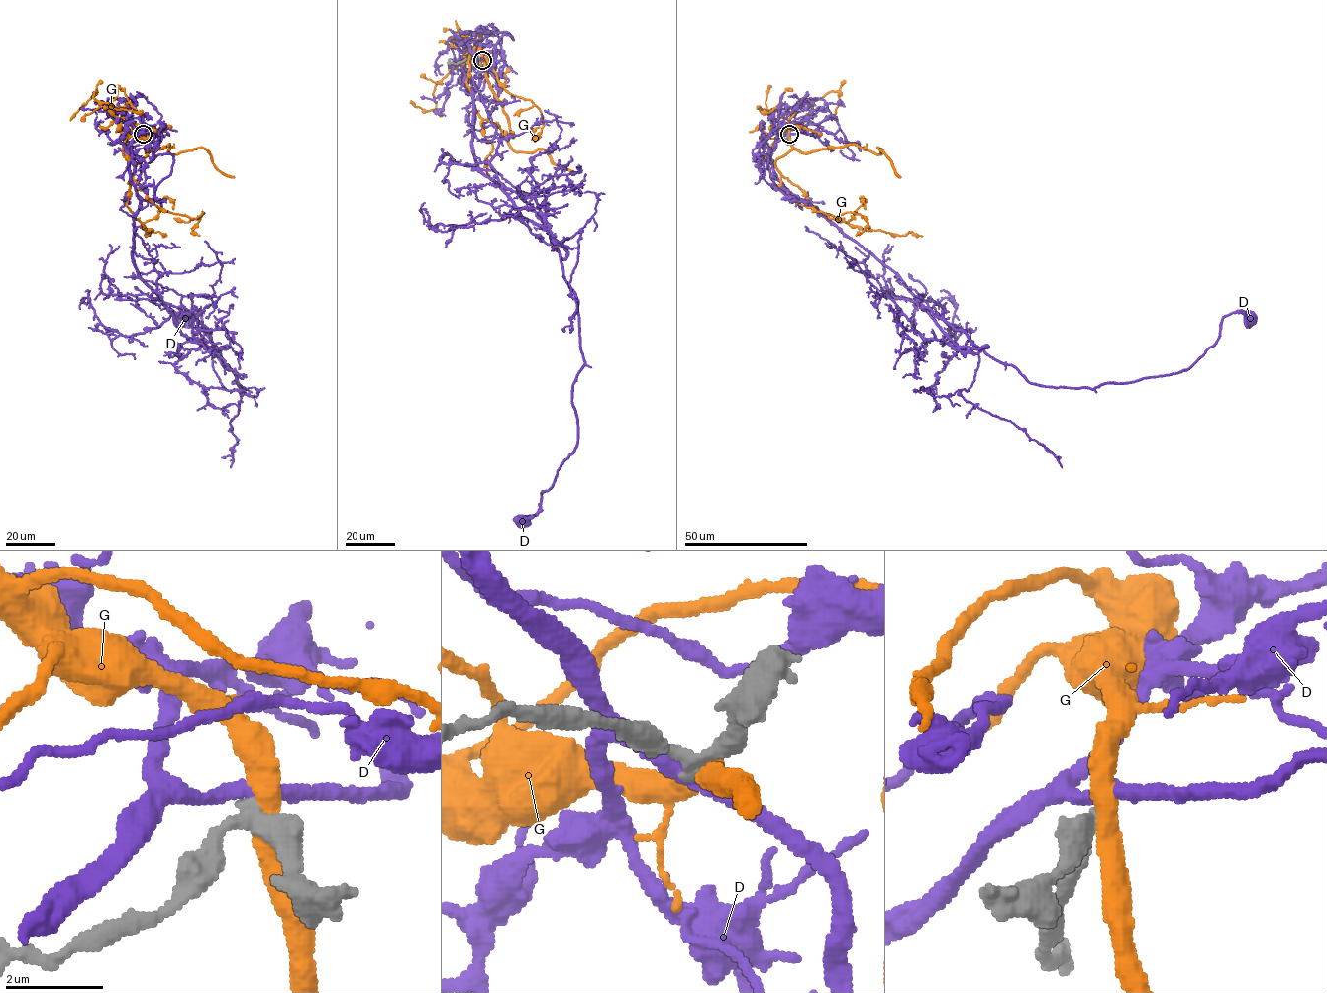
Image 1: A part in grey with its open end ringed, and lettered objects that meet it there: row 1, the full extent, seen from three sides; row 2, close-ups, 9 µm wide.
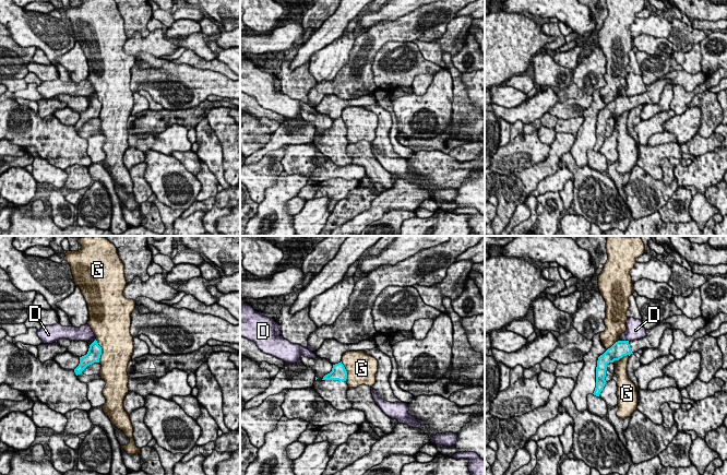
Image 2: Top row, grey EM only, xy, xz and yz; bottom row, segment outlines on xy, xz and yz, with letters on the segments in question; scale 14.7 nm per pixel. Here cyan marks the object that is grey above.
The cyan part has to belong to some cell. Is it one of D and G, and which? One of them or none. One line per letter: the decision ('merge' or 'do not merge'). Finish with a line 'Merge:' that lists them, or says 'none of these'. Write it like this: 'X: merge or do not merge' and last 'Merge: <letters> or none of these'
D: do not merge
G: do not merge
Merge: none of these

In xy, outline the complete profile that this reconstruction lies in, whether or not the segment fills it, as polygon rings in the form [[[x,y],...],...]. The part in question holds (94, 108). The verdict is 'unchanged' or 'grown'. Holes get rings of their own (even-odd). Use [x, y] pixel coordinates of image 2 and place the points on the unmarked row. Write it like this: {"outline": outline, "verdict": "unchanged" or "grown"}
{"outline": [[[95,95],[88,104],[88,107],[86,110],[80,112],[80,119],[74,124],[75,130],[82,129],[82,127],[90,120],[94,118],[99,118],[99,114],[102,110],[102,103],[98,100],[97,96]]], "verdict": "unchanged"}

